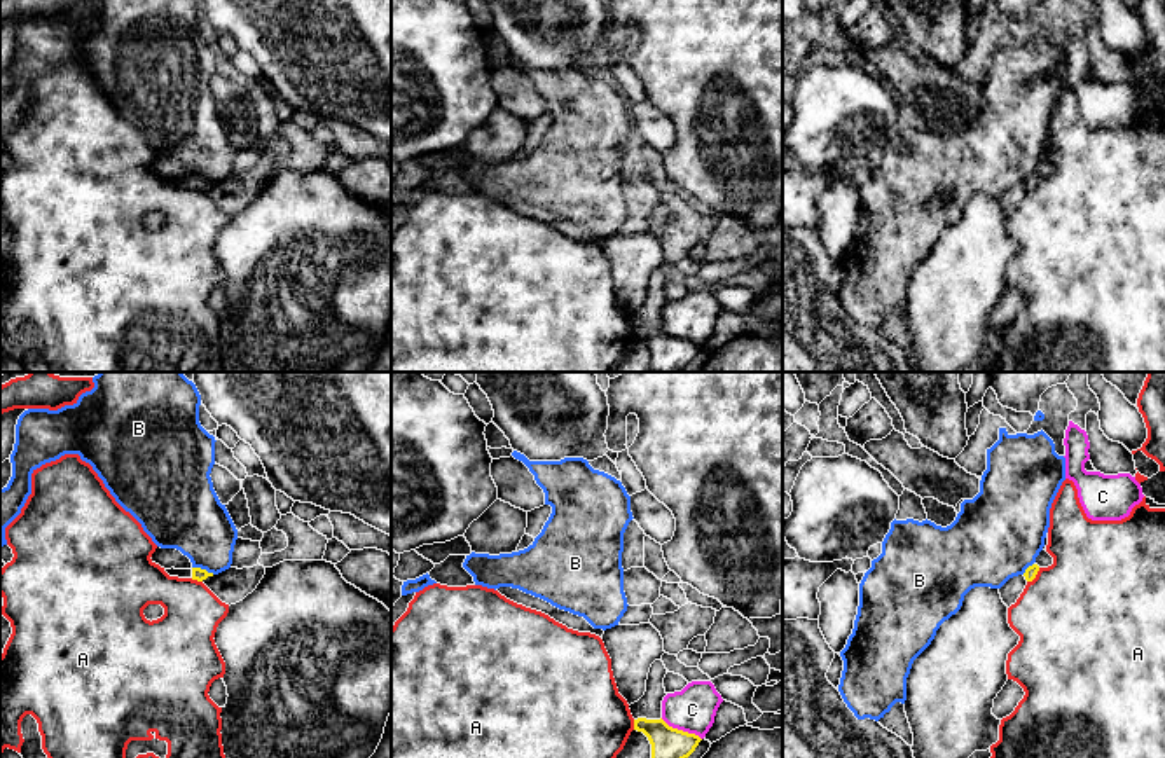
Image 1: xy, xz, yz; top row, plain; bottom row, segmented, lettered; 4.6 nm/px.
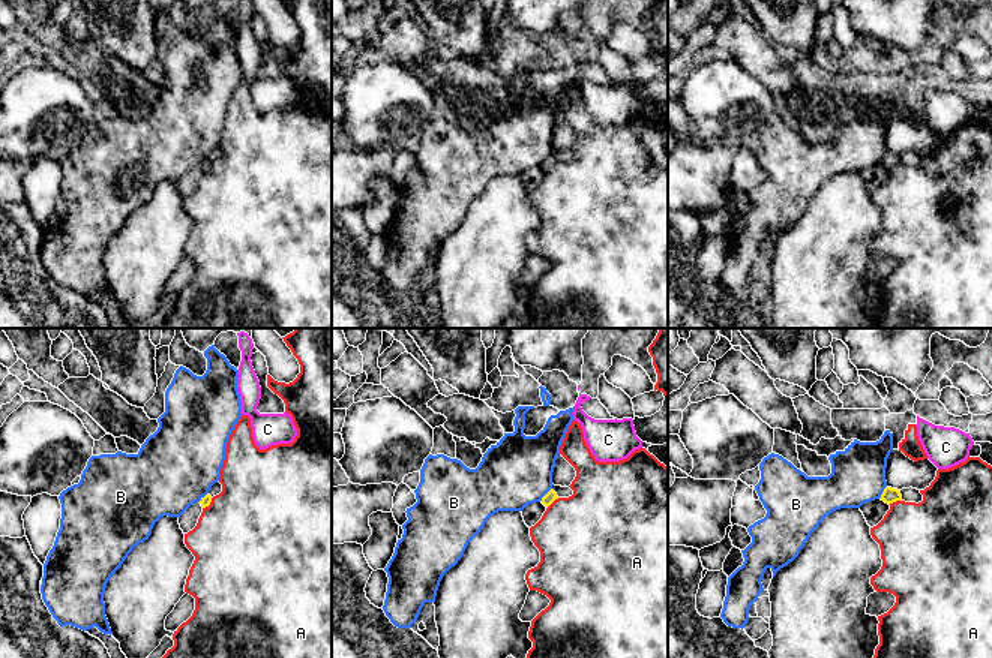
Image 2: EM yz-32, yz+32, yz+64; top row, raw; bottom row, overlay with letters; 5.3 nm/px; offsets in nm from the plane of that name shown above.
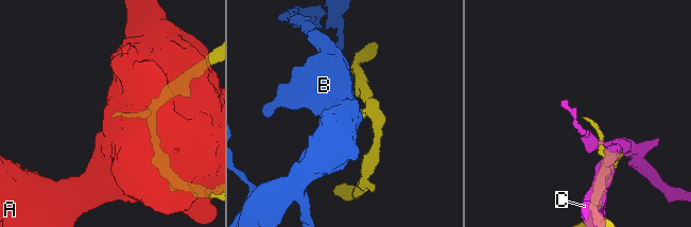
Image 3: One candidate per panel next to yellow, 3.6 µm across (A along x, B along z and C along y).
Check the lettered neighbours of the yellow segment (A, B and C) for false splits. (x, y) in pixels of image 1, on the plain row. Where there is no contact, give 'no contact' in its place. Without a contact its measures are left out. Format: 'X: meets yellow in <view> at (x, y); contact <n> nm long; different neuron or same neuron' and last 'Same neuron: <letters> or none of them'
A: meets yellow in yz at (1034, 186); contact 90 nm long; different neuron
B: meets yellow in xy at (203, 179); contact 110 nm long; different neuron
C: meets yellow in xz at (682, 339); contact 220 nm long; different neuron
Same neuron: none of them

